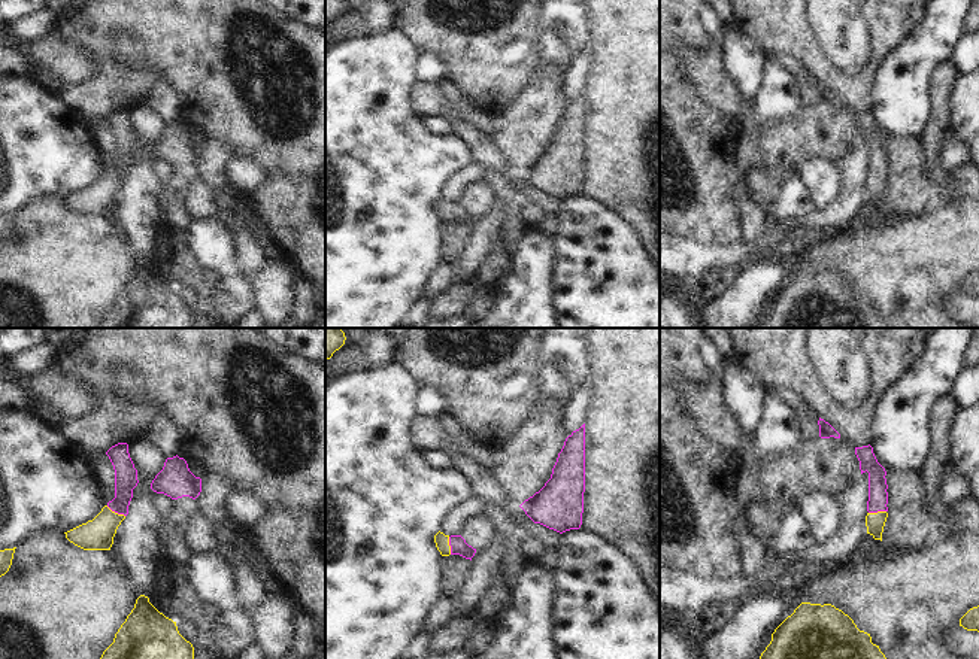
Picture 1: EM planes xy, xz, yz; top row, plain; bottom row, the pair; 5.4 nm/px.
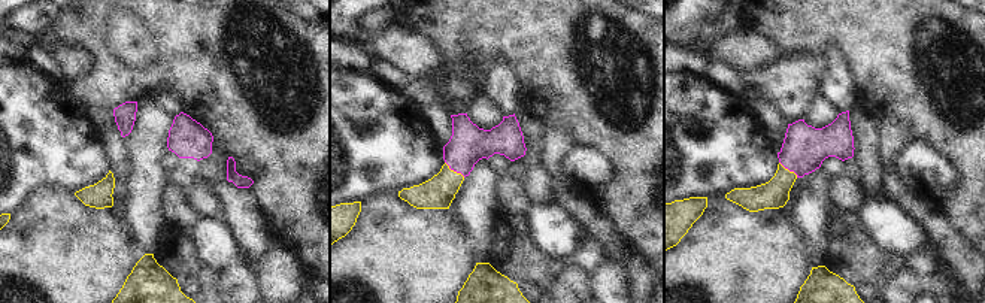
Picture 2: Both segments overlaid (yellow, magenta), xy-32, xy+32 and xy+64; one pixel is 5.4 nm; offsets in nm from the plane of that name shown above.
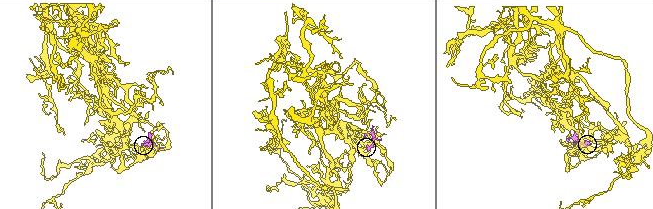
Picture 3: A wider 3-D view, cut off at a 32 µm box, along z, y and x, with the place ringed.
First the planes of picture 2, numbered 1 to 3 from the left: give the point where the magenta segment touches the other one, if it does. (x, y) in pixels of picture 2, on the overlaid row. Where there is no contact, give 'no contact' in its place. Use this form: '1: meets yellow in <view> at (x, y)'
1: no contact
2: meets yellow in xy+32 at (452, 170)
3: meets yellow in xy+64 at (787, 169)

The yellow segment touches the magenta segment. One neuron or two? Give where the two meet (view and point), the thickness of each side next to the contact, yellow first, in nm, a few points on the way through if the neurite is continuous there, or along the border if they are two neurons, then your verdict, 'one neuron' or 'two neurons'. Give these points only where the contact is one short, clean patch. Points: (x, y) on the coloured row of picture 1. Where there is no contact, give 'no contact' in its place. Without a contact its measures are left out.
meets yellow in xy at (114, 512); 170 nm thick on the yellow side, 130 nm on the other; runs through xy (97, 534), (114, 512), (123, 498), (126, 476); one neuron

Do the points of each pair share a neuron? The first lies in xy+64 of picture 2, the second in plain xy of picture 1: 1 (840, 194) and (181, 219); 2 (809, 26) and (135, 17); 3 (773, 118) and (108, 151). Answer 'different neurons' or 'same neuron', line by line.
1: same neuron
2: same neuron
3: same neuron

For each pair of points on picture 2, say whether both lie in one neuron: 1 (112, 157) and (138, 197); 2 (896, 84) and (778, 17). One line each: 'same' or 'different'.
1: different
2: same

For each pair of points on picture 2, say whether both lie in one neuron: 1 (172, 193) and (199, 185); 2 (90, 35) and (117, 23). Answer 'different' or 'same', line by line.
1: different
2: different

